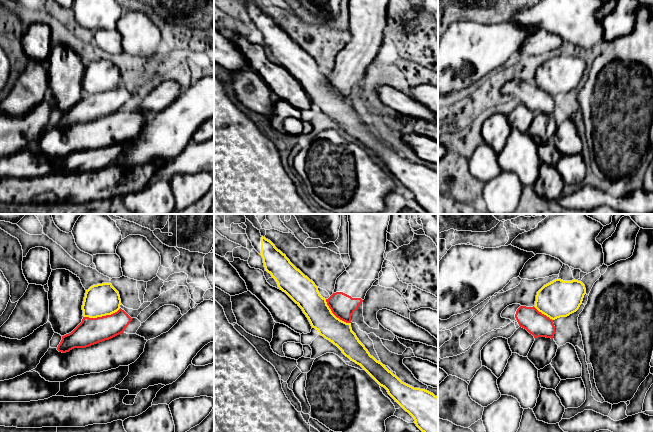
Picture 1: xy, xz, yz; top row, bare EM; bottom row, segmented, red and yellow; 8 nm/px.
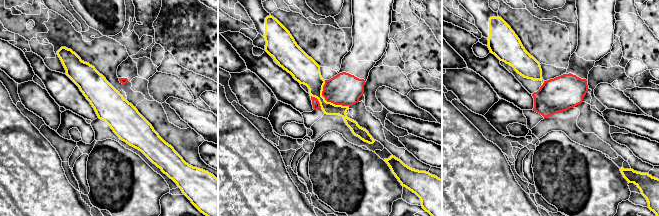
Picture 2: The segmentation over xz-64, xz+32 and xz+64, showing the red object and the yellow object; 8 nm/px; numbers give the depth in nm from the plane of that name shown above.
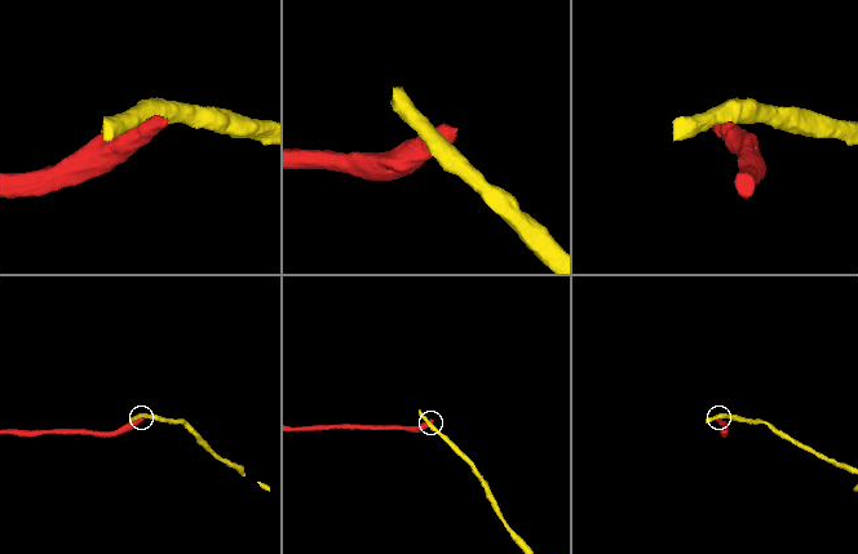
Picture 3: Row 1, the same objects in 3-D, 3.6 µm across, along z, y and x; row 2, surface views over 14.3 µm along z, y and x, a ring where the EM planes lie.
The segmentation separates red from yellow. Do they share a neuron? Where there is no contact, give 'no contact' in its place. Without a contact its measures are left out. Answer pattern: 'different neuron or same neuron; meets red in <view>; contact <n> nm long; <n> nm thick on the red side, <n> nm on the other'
same neuron; meets red in xy; contact 300 nm long; 220 nm thick on the red side, 260 nm on the other

